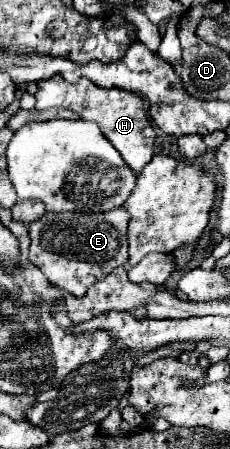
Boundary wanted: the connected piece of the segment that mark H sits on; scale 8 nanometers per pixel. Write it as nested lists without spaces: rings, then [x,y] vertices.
[[[52,77],[48,81],[38,81],[36,91],[36,107],[38,111],[44,111],[48,107],[64,107],[80,115],[80,119],[88,119],[98,123],[104,137],[120,151],[122,159],[140,173],[144,165],[154,155],[154,139],[156,133],[150,127],[150,119],[144,111],[144,101],[136,93],[128,93],[124,89],[104,89],[98,85],[92,85],[92,81],[78,81],[76,85],[68,85],[62,77]]]

